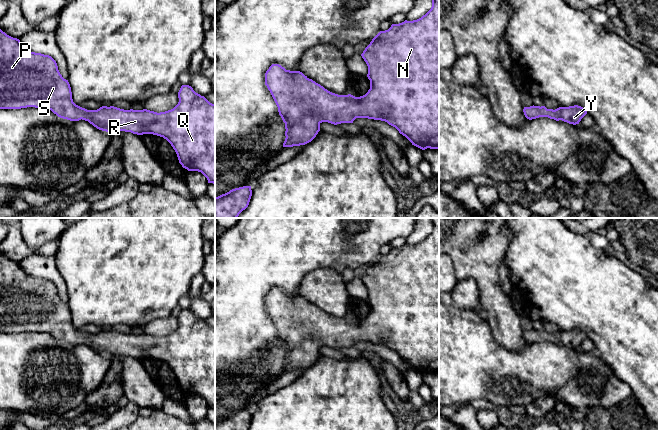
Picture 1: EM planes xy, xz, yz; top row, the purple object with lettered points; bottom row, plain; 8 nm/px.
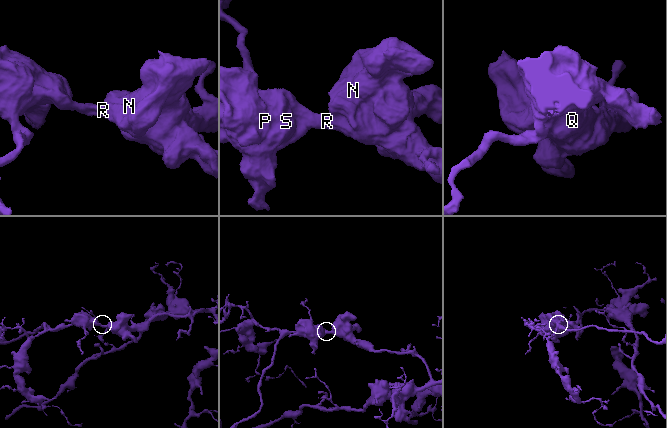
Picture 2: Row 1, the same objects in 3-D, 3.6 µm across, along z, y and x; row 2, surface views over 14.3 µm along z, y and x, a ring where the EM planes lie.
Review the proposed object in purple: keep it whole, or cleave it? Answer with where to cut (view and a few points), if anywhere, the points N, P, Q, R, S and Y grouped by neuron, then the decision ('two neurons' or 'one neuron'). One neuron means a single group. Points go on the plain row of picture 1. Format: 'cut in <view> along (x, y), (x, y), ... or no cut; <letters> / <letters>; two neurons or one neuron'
no cut; N P Q R S Y; one neuron

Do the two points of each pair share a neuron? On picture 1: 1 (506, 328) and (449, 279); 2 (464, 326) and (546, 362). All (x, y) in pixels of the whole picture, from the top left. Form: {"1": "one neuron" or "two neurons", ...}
{"1": "two neurons", "2": "one neuron"}

